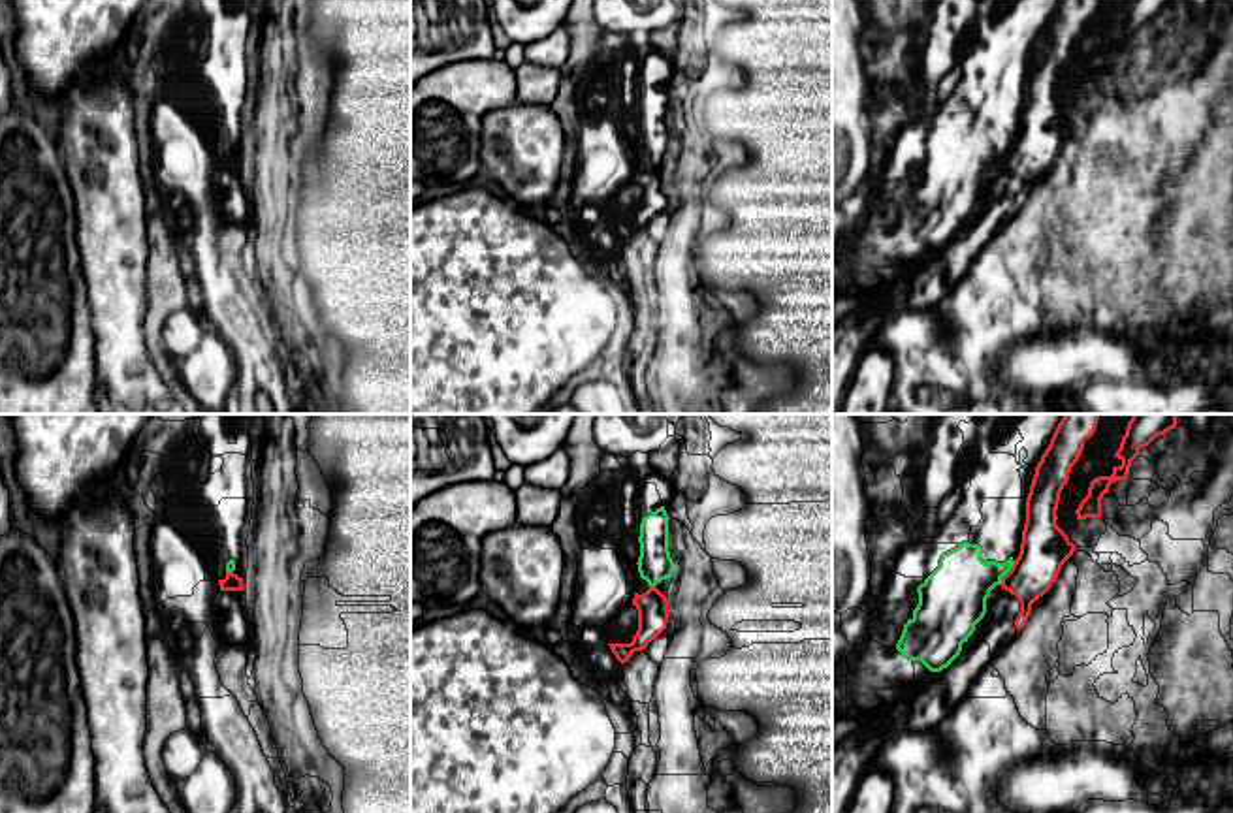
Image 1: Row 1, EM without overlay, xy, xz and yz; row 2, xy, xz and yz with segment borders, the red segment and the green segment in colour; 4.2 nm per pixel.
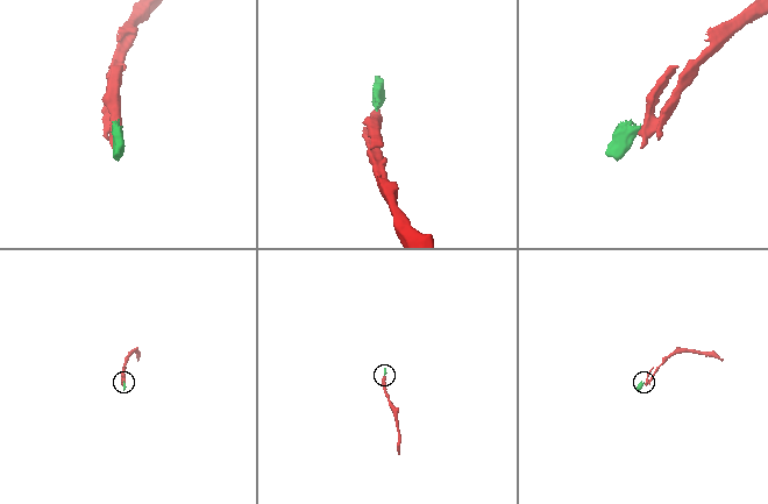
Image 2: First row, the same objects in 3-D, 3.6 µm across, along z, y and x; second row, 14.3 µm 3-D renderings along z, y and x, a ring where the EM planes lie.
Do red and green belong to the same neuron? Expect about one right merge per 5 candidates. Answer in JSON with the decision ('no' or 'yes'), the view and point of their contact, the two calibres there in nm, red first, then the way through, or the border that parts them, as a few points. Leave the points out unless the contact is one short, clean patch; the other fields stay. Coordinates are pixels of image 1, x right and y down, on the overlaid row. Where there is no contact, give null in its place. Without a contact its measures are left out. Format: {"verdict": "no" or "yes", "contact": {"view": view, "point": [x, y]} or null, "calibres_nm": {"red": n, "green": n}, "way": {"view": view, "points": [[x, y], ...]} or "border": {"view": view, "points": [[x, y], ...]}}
{"verdict": "no", "contact": {"view": "yz", "point": [1008, 573]}, "calibres_nm": {"red": 200, "green": 280}, "border": {"view": "yz", "points": [[1015, 561], [998, 584]]}}

